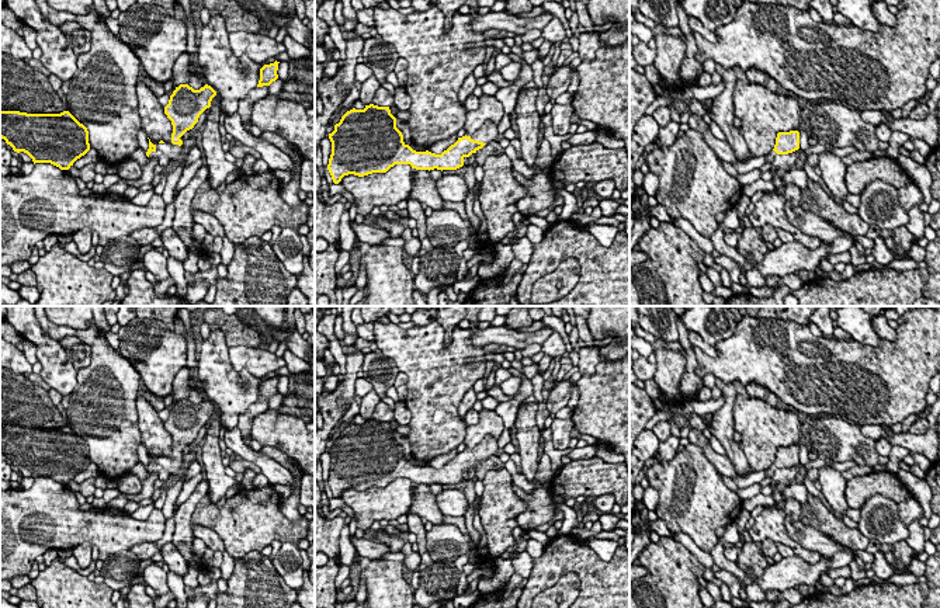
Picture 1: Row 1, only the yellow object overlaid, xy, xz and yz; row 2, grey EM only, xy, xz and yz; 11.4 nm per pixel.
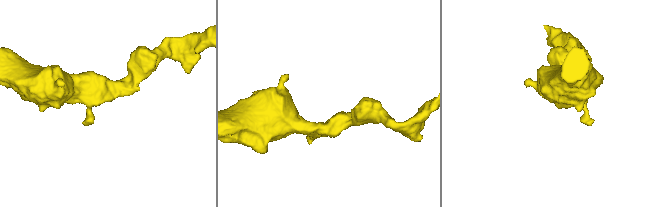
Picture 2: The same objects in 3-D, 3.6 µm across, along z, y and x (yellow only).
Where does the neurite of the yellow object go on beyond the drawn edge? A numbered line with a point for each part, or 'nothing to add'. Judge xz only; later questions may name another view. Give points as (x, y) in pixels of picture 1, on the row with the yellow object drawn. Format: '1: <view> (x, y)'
1: xz (488, 131)

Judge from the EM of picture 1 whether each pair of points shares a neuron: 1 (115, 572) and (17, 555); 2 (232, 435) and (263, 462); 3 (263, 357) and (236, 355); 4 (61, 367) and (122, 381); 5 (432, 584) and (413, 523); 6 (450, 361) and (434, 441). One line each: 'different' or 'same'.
1: different
2: same
3: same
4: different
5: same
6: same

